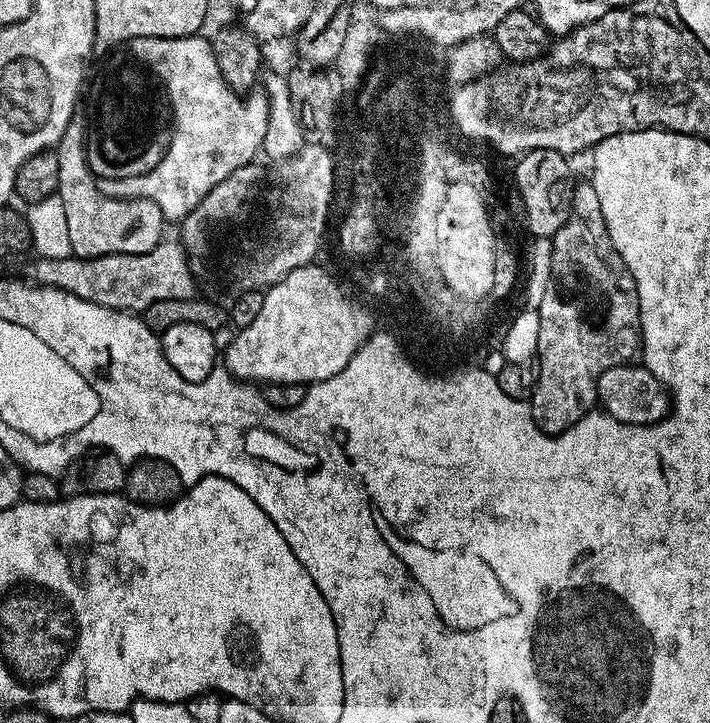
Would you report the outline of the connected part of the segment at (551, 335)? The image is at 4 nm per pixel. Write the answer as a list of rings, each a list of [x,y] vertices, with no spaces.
[[[590,182],[577,183],[573,190],[572,215],[557,233],[552,235],[553,262],[550,269],[549,288],[538,309],[540,323],[536,388],[530,397],[532,422],[540,431],[549,434],[565,432],[581,420],[587,412],[597,407],[598,378],[619,364],[637,359],[642,348],[640,335],[640,307],[638,290],[626,262],[614,250],[610,234],[606,230],[606,218],[602,218],[602,202],[598,190]]]

